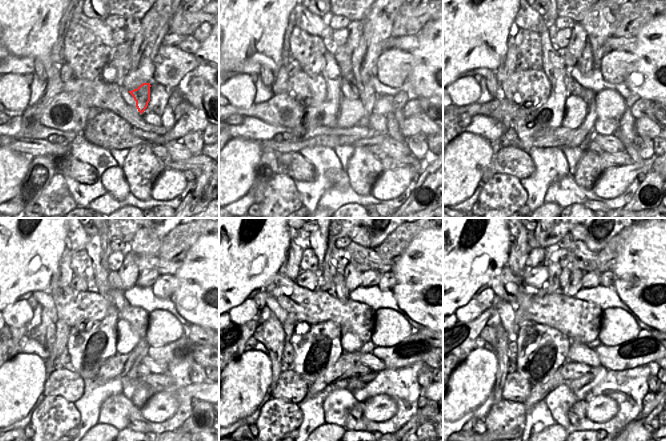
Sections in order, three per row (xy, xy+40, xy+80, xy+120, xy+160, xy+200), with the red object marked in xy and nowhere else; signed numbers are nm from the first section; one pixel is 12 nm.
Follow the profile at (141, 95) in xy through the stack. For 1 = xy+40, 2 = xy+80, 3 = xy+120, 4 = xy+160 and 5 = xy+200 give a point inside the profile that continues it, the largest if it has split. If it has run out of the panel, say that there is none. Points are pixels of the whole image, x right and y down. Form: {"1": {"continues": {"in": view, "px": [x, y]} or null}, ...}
{"1": {"continues": {"in": "xy+40", "px": [366, 93]}}, "2": {"continues": {"in": "xy+80", "px": [584, 134]}}, "3": {"continues": {"in": "xy+120", "px": [118, 366]}}, "4": {"continues": {"in": "xy+160", "px": [347, 361]}}, "5": {"continues": {"in": "xy+200", "px": [539, 391]}}}

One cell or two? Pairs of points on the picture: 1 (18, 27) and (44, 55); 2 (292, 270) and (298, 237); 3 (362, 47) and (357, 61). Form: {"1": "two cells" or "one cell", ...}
{"1": "one cell", "2": "one cell", "3": "one cell"}

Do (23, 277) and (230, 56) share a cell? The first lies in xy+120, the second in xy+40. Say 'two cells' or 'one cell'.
one cell

